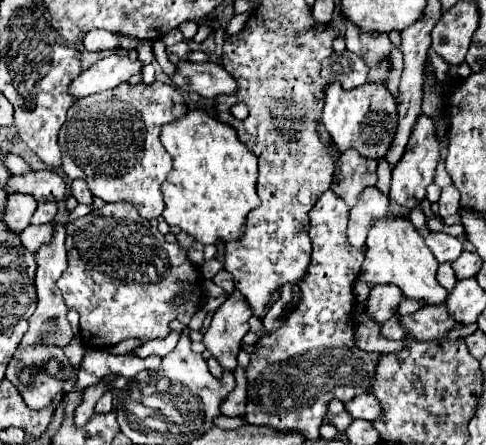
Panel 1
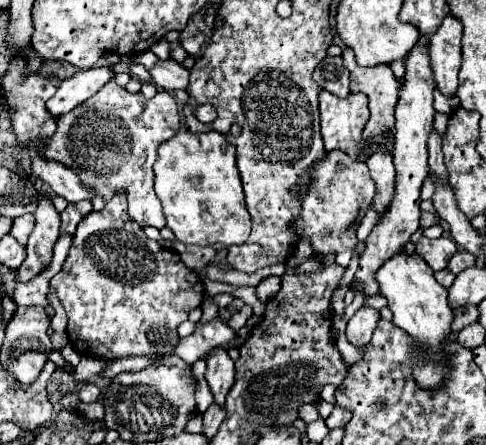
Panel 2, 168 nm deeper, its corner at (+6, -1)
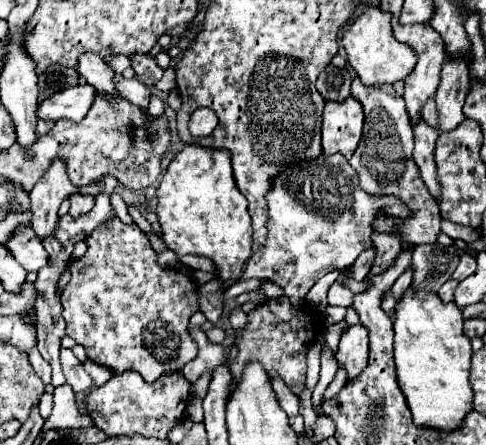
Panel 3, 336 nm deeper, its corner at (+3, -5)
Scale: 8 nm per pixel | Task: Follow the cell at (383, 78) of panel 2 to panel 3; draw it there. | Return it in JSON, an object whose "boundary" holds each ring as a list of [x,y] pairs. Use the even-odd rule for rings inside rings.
{"boundary":[[[360,79],[352,81],[352,97],[362,103],[366,123],[364,123],[364,135],[358,143],[356,153],[350,159],[350,165],[356,169],[360,177],[360,187],[376,197],[382,195],[394,195],[398,197],[408,209],[410,217],[388,217],[388,219],[374,219],[372,229],[376,233],[396,233],[400,241],[408,247],[416,247],[422,243],[436,243],[436,237],[440,233],[440,209],[436,207],[436,199],[430,195],[428,187],[424,187],[424,181],[420,179],[420,171],[412,159],[414,149],[414,137],[412,137],[412,125],[410,117],[404,107],[404,99],[398,95],[390,95],[386,87],[364,87]]]}

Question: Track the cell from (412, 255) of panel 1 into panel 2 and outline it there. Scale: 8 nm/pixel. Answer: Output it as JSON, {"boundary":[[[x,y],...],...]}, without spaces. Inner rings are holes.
{"boundary":[[[399,249],[391,259],[387,259],[379,271],[375,273],[375,281],[379,285],[379,293],[387,297],[389,309],[393,311],[393,323],[401,329],[405,329],[411,337],[415,337],[417,343],[425,345],[429,355],[427,363],[413,369],[415,381],[419,387],[433,389],[441,387],[445,381],[445,367],[433,365],[433,361],[441,359],[441,341],[449,335],[449,323],[451,323],[451,307],[447,303],[447,289],[437,283],[433,277],[431,267],[425,263],[425,259],[417,253],[407,253],[405,249]]]}

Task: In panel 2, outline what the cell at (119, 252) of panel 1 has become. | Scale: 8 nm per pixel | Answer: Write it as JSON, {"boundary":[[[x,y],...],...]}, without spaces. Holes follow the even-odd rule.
{"boundary":[[[115,195],[103,209],[87,213],[73,235],[63,269],[49,281],[69,317],[71,345],[89,357],[119,359],[129,355],[169,355],[179,341],[177,327],[205,295],[203,281],[179,257],[149,239],[127,215],[125,195]]]}

